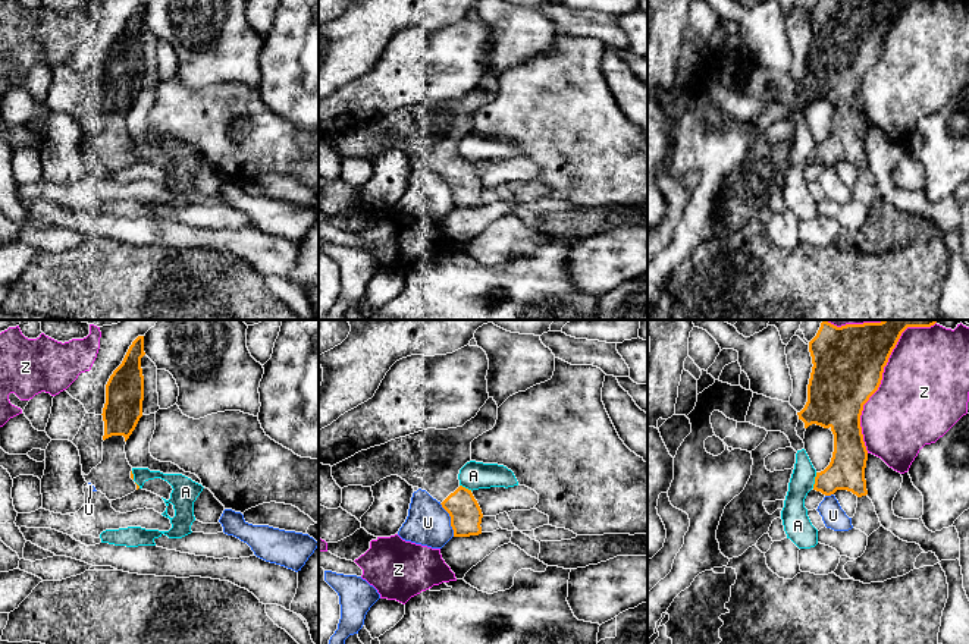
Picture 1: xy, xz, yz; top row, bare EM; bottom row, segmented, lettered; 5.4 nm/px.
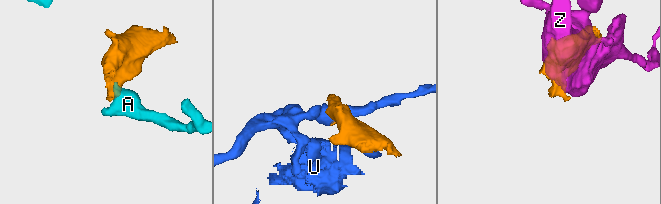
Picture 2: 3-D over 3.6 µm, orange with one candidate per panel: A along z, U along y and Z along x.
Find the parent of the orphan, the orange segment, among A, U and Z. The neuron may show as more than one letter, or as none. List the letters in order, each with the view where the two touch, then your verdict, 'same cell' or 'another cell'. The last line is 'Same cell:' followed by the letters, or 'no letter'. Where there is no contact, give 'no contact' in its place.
A: yz | another cell
U: xz | another cell
Z: yz | another cell
Same cell: no letter

